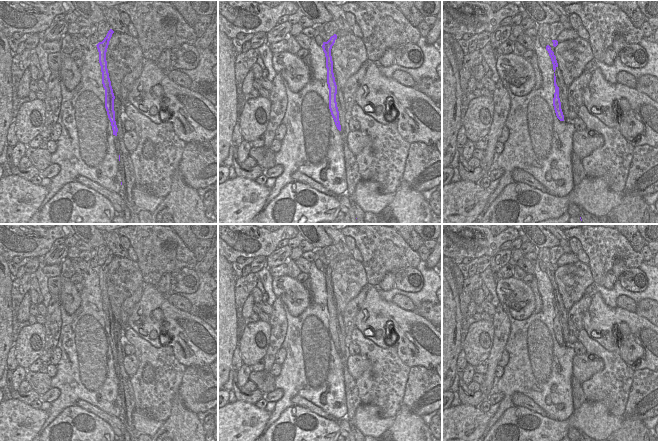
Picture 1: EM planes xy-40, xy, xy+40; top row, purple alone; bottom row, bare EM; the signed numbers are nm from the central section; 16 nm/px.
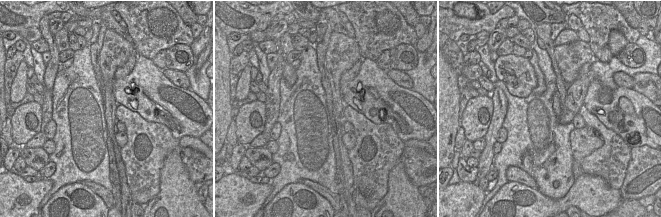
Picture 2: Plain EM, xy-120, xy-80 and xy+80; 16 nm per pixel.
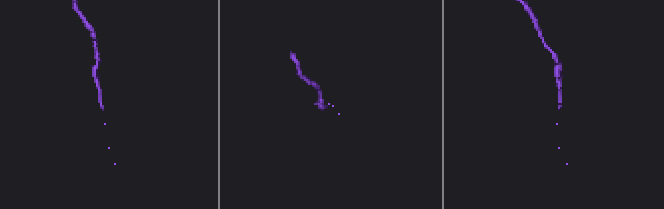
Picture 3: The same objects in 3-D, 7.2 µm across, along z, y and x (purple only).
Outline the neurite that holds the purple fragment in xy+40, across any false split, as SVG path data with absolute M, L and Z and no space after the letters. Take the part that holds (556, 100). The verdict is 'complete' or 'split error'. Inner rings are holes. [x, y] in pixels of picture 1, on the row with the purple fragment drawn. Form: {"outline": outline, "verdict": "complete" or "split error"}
{"outline": "M554 73L554 86L555 86L555 93L554 93L554 98L553 98L554 110L555 110L557 118L560 121L564 121L564 115L563 115L563 112L561 109L561 102L560 102L560 98L559 98L559 87L556 84L555 73Z", "verdict": "complete"}

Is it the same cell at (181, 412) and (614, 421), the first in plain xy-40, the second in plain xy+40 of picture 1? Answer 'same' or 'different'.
different

